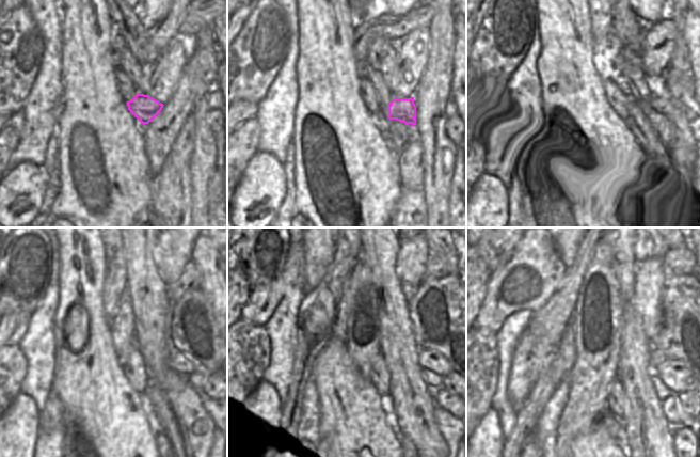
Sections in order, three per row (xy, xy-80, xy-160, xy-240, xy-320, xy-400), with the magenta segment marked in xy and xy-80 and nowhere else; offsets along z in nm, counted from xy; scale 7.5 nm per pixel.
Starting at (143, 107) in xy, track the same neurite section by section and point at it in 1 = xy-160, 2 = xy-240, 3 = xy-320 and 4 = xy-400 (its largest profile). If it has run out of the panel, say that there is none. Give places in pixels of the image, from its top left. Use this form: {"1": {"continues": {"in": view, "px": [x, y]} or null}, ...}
{"1": {"continues": {"in": "xy-160", "px": [659, 107]}}, "2": {"continues": {"in": "xy-240", "px": [179, 362]}}, "3": {"continues": {"in": "xy-320", "px": [432, 362]}}, "4": {"continues": {"in": "xy-400", "px": [679, 377]}}}

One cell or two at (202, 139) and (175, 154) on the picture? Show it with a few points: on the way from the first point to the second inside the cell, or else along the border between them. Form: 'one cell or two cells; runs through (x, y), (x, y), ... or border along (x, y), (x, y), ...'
two cells; border along (194, 119), (195, 144), (193, 153), (187, 161)

